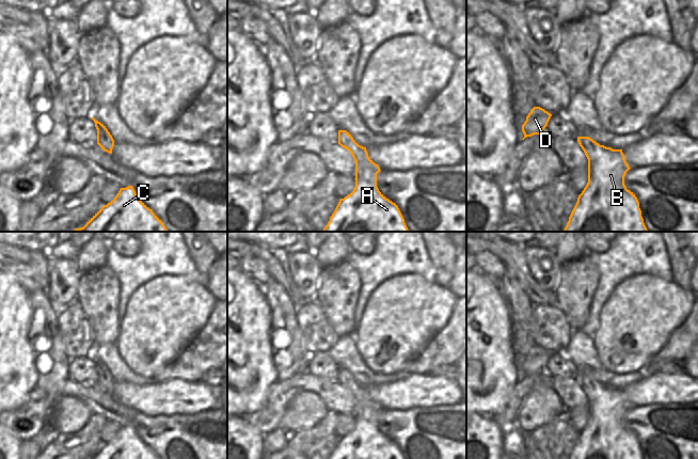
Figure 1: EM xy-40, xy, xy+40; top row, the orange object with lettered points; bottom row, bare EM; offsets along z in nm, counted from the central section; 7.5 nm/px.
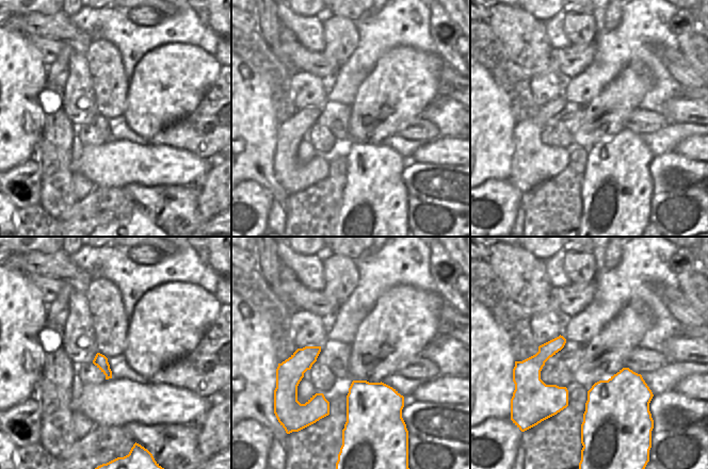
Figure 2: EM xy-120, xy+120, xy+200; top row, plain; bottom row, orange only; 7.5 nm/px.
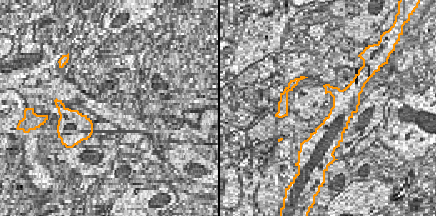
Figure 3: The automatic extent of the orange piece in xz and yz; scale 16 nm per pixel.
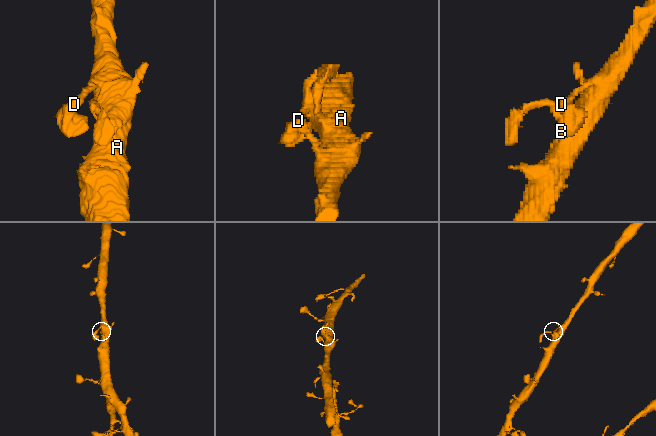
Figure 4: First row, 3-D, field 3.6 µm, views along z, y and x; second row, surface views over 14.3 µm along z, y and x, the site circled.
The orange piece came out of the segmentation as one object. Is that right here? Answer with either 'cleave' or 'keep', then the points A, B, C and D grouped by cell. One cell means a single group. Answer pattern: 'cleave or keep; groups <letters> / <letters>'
keep; groups A B C D

